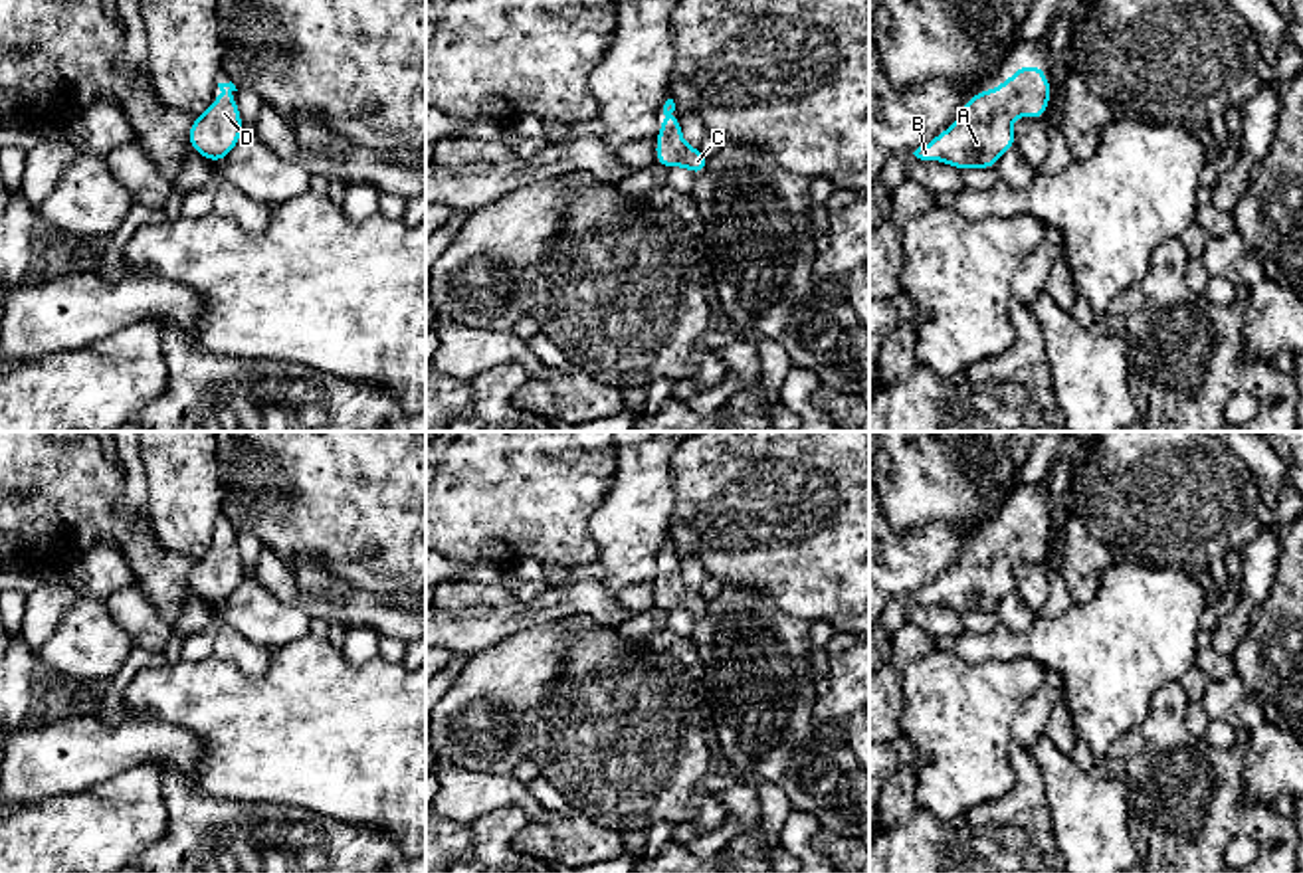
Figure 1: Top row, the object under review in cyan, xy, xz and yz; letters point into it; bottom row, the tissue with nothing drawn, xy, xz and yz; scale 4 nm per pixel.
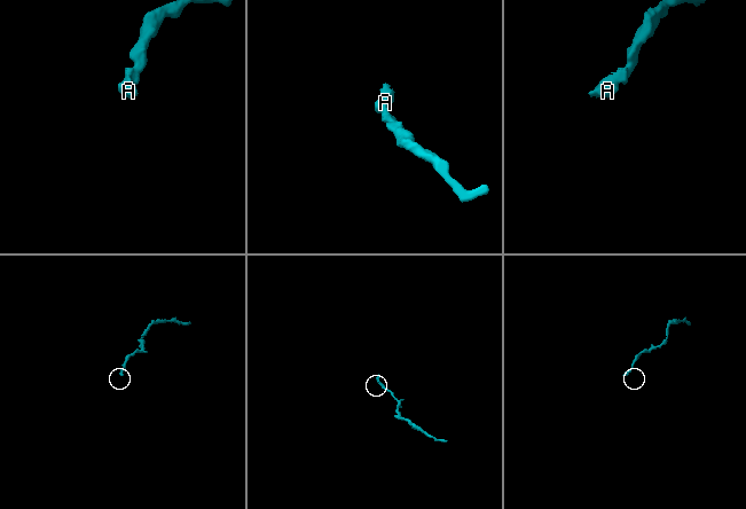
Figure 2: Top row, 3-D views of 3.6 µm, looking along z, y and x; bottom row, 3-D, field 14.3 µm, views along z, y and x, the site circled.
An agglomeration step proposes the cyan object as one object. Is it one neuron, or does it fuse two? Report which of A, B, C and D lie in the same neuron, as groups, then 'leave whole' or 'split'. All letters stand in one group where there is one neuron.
groups A B C D; leave whole

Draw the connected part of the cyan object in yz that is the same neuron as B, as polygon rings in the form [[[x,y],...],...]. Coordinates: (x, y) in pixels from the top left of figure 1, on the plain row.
[[[1020,509],[998,533],[972,538],[954,568],[937,578],[913,598],[921,604],[941,604],[956,614],[994,612],[998,602],[1016,590],[1012,562],[1044,562],[1052,538],[1046,509]]]

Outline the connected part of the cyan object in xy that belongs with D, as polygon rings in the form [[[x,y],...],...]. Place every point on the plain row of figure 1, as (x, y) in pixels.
[[[218,527],[222,538],[212,542],[206,556],[198,558],[188,574],[190,590],[208,604],[222,606],[242,582],[244,570],[238,544],[230,540],[236,529]]]

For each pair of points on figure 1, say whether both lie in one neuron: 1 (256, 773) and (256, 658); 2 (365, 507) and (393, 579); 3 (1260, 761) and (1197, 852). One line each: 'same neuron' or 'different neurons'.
1: different neurons
2: same neuron
3: different neurons

